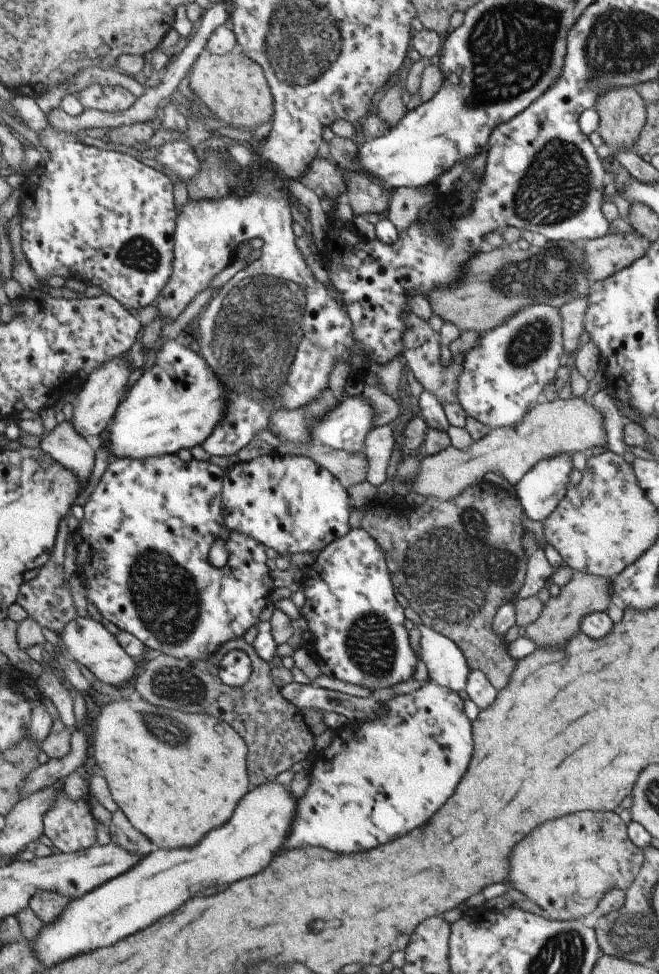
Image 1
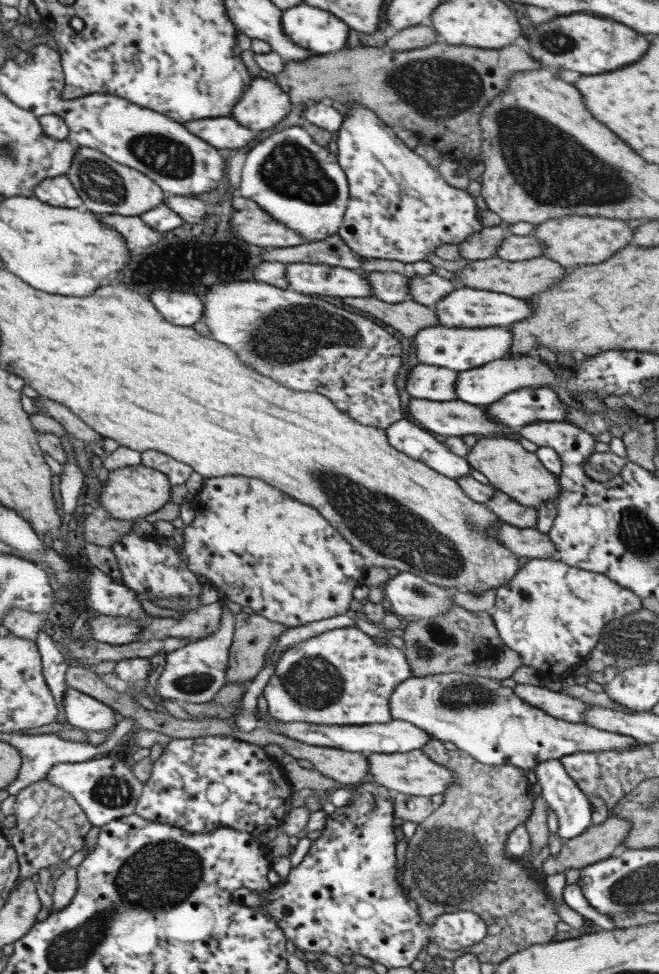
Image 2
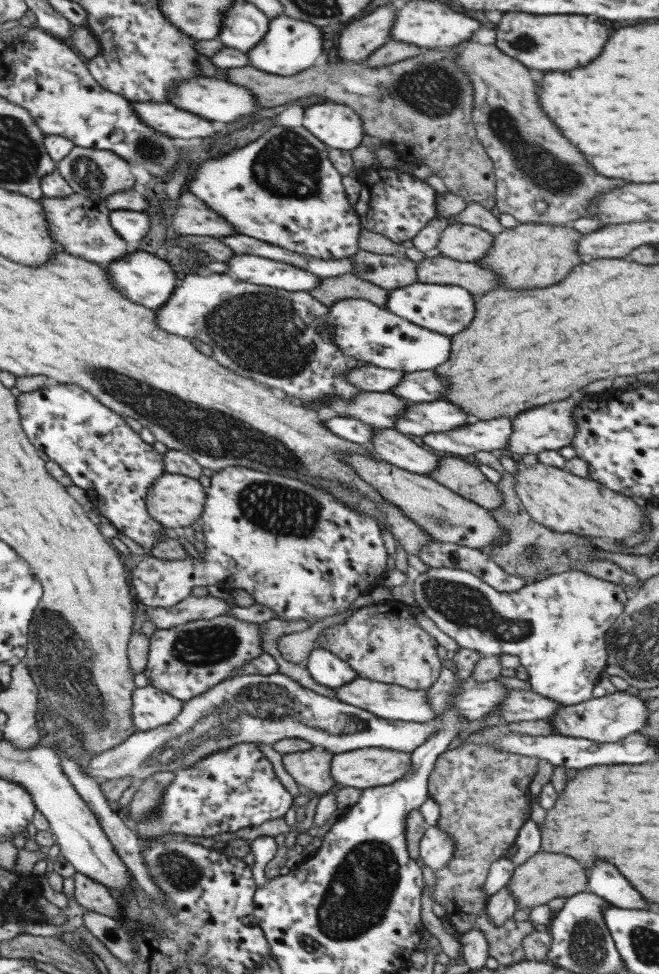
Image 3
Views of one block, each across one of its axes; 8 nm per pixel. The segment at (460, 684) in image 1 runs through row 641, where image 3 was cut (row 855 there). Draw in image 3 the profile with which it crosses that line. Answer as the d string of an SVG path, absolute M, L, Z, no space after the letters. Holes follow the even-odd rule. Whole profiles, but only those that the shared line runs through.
M437 825L429 826L420 839L419 853L426 865L441 870L454 857L454 838Z

